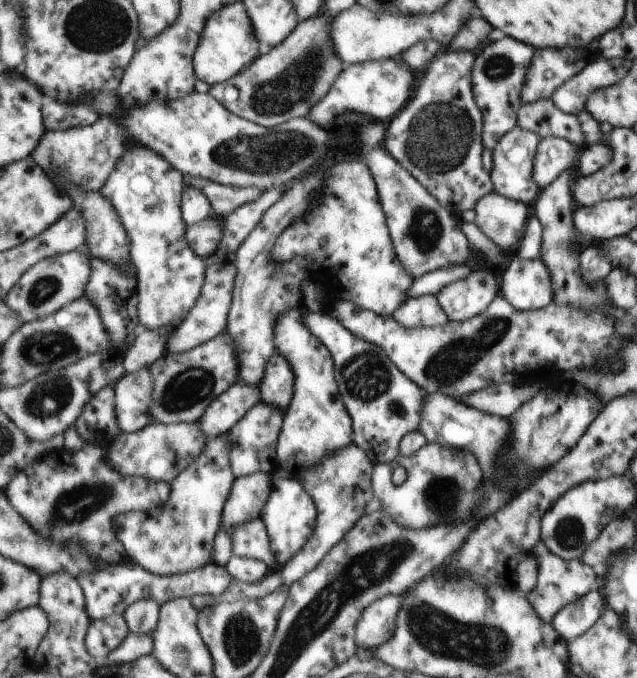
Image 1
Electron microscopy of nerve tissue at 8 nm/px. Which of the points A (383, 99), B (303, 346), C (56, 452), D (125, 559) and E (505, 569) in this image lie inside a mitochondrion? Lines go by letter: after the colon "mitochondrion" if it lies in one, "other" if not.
A: other
B: other
C: other
D: other
E: other

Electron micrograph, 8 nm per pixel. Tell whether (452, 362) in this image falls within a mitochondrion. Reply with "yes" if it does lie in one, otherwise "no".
yes

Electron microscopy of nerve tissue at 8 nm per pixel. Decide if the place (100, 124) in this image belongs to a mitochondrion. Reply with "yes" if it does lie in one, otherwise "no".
no

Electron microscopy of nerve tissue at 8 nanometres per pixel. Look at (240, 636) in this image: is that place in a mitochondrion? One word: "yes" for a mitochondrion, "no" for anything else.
yes

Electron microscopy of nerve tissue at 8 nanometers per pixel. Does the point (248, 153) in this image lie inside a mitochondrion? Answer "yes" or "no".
yes

